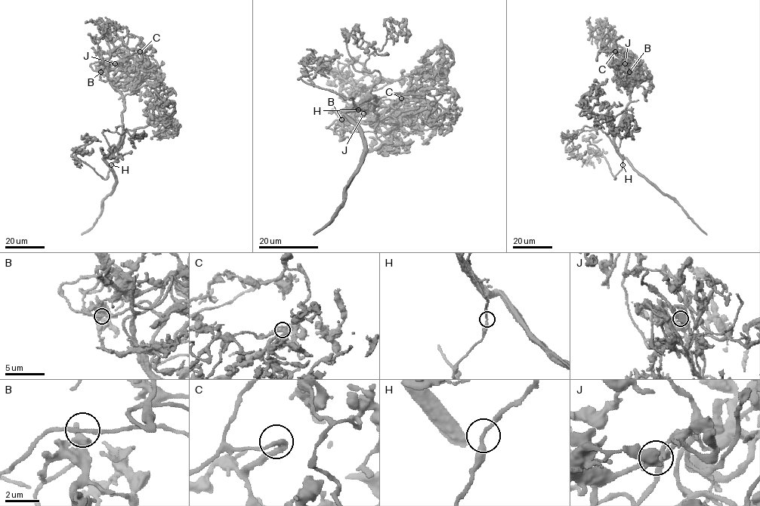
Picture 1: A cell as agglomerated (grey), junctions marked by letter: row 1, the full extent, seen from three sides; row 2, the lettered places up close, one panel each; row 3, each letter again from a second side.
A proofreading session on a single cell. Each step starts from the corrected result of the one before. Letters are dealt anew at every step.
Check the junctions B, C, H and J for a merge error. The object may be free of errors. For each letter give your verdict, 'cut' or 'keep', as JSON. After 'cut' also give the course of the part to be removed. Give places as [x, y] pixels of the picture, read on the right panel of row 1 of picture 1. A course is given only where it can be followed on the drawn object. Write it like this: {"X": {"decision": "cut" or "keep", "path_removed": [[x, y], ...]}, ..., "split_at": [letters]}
{"B": {"decision": "keep"}, "C": {"decision": "keep"}, "H": {"decision": "keep"}, "J": {"decision": "keep"}, "split_at": []}

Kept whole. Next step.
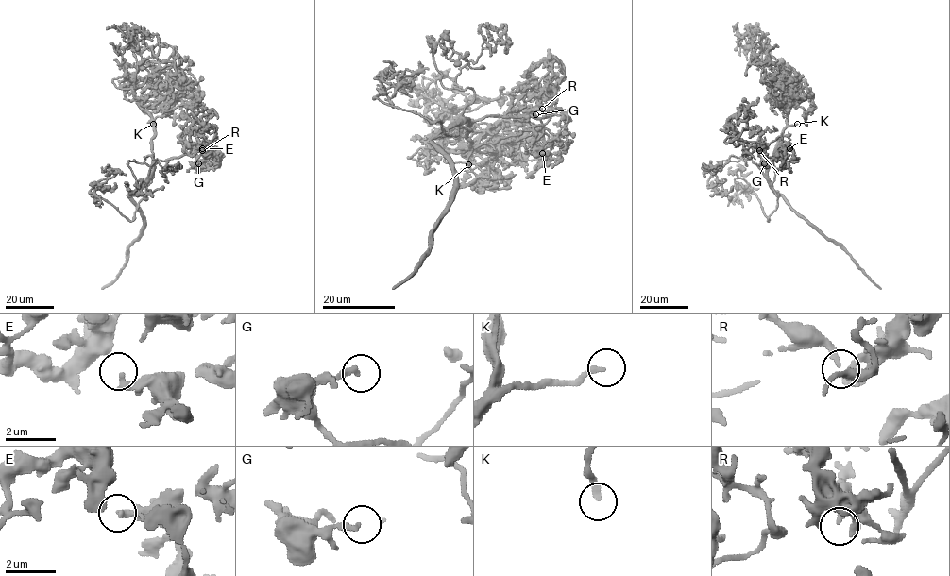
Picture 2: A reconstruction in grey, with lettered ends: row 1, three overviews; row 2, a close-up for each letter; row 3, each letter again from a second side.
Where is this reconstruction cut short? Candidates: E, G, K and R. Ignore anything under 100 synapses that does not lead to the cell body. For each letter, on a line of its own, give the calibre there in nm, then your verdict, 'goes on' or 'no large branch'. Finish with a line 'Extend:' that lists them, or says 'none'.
E: calibre 280 nm; no large branch
G: calibre 240 nm; no large branch
K: calibre 240 nm; goes on
R: calibre 200 nm; no large branch
Extend: K

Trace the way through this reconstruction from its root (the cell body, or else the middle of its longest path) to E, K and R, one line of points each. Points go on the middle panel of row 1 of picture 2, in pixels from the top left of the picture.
E: (470, 130), (471, 123), (488, 115), (536, 117), (549, 139), (532, 144), (533, 139), (551, 160), (542, 153)
K: (470, 130), (467, 126), (466, 137), (471, 149), (468, 164)
R: (470, 130), (471, 123), (488, 115), (545, 117), (563, 76), (518, 101), (527, 112), (542, 109)

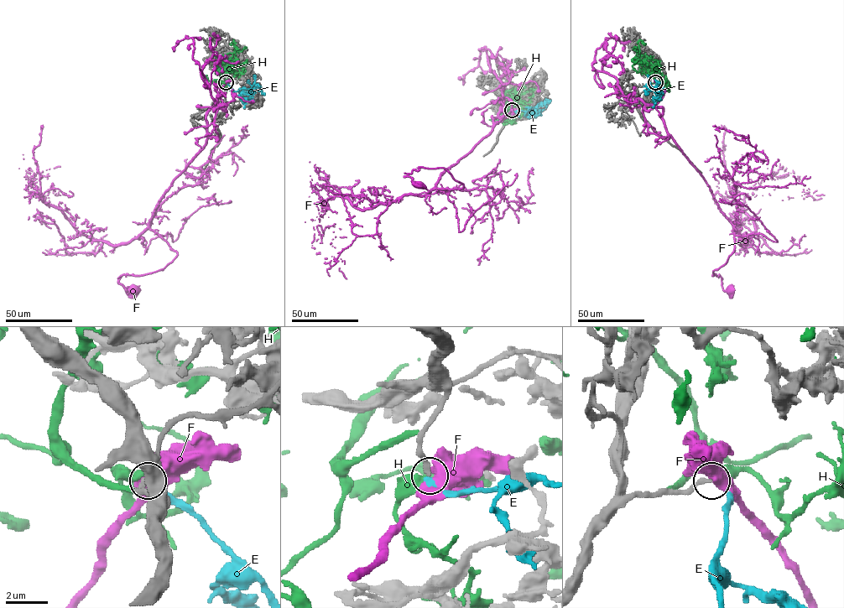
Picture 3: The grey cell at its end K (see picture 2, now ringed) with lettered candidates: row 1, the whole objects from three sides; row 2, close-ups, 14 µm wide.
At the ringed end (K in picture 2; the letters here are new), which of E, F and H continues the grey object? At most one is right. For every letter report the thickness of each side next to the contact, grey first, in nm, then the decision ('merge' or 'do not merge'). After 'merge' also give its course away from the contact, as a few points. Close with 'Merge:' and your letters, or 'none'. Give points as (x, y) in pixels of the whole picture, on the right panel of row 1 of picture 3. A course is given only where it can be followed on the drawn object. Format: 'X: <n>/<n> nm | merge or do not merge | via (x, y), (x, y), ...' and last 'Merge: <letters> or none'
E: 240/240 nm | merge | via (656, 82), (656, 91), (656, 89), (651, 89), (649, 85), (651, 88), (645, 95)
F: 240/600 nm | do not merge
H: 240/550 nm | do not merge
Merge: E

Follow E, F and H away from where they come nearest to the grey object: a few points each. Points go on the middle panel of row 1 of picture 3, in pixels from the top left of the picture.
E: (511, 111), (528, 111), (538, 104), (543, 106), (550, 100)
F: (511, 111), (504, 118), (502, 98), (502, 117), (435, 187), (463, 187), (444, 168), (404, 176), (419, 184)
H: (511, 111), (514, 119), (501, 119), (506, 107), (518, 99), (519, 92), (511, 92), (522, 94), (516, 99)

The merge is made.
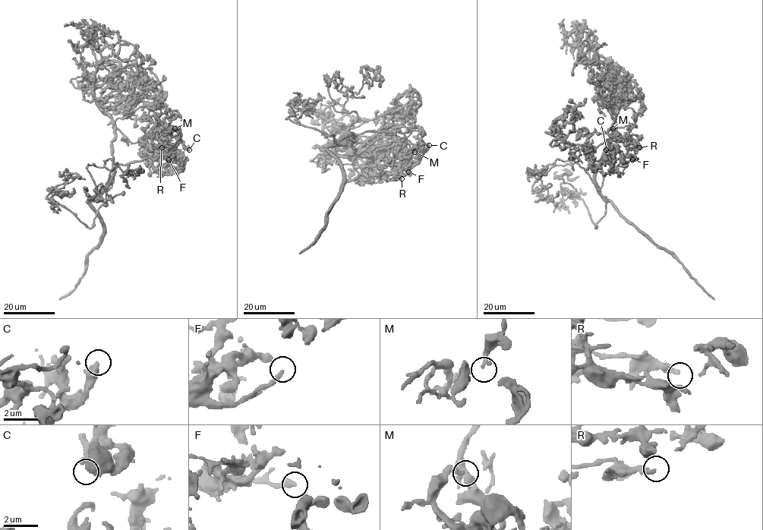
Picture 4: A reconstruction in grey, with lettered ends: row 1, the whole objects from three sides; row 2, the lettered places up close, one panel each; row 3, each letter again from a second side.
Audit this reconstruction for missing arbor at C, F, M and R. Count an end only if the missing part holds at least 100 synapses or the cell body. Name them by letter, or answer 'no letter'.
no letter

